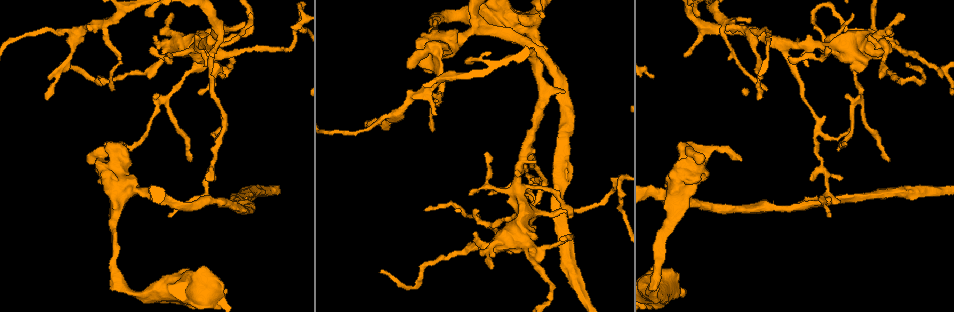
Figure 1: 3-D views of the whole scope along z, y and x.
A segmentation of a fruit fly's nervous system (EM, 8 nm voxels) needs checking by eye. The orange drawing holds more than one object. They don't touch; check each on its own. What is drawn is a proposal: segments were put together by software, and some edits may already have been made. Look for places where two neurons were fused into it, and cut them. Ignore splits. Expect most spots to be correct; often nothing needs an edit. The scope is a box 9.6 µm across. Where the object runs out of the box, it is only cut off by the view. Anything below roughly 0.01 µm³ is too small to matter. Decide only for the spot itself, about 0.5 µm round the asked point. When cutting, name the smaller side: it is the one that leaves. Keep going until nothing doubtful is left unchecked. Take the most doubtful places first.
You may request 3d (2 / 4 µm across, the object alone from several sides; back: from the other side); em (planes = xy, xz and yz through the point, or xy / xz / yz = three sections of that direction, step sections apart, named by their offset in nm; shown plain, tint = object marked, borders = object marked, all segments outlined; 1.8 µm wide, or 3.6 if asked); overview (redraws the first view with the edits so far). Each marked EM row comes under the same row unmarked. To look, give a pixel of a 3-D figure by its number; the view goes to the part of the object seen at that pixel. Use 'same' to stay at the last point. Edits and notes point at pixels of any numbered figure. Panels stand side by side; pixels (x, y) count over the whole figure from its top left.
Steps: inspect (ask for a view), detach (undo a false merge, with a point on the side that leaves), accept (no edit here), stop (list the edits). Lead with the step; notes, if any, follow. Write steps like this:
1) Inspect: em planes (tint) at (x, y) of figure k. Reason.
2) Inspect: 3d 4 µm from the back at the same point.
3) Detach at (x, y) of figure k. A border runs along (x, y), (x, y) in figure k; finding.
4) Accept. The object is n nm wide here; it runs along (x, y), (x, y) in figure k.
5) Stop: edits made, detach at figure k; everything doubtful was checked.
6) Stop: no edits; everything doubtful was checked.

Inspect: 3d 4 µm at (527, 226) of figure 1. Calibre changes.

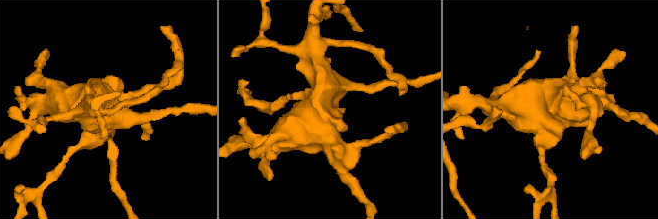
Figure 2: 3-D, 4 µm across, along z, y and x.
Inspect: em 3.6 µm planes (tint) at (553, 119) of figure 2.

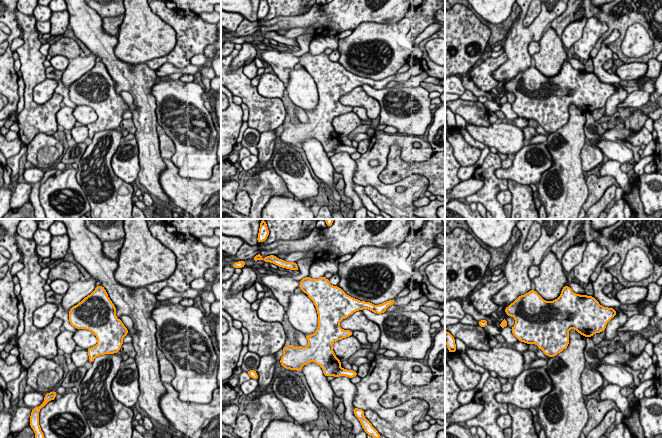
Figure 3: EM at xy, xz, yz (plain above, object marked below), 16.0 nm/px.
Accept. The object is 400 nm wide here; one neuron here.

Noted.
Inspect: 3d 4 µm at (519, 190) of figure 1. Four arms meet.

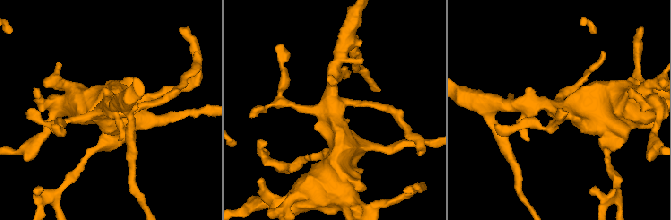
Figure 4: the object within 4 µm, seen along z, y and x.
Inspect: em xz step 4 (tint) at (334, 107) of figure 4.

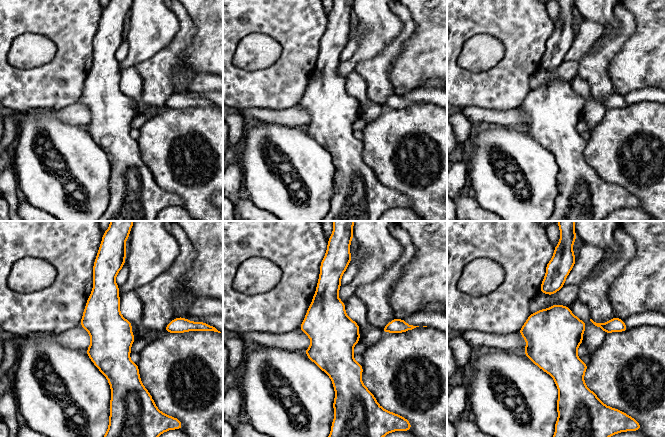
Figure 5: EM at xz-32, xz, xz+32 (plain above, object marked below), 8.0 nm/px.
Inspect: em planes (tint) at the same point.

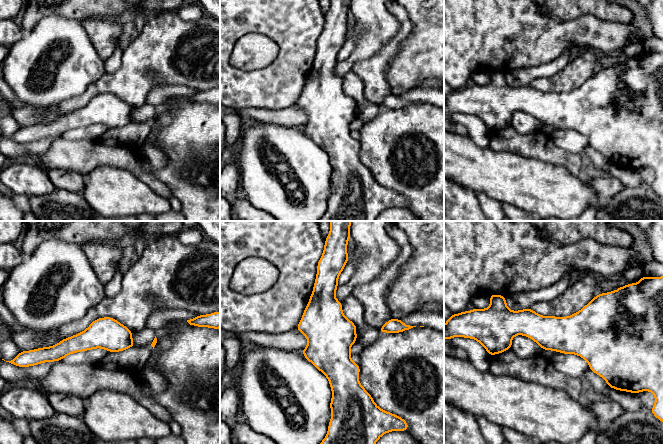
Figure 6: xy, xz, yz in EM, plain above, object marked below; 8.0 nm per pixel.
Accept. It runs along (327, 273), (327, 330), (337, 393) in figure 6; all the same neuron.

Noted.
Inspect: 3d 4 µm at (209, 294) of figure 1. Abrupt turn.

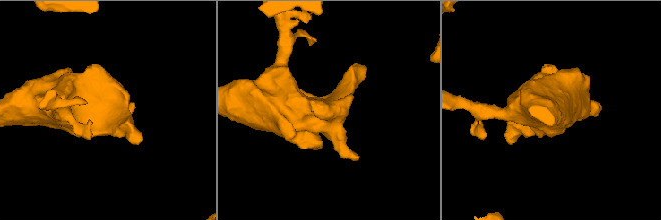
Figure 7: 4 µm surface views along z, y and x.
Inspect: em 3.6 µm yz step 16 (tint) at (104, 114) of figure 7. Now the EM.

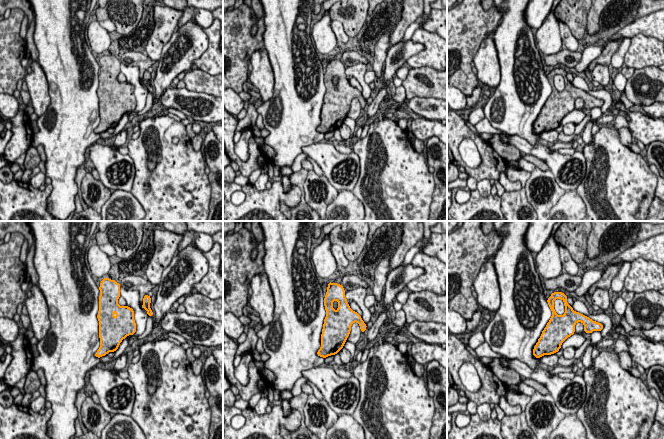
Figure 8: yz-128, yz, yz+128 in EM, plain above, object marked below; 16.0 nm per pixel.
Inspect: em 3.6 µm planes (tint) at the same point. Cut it another way.

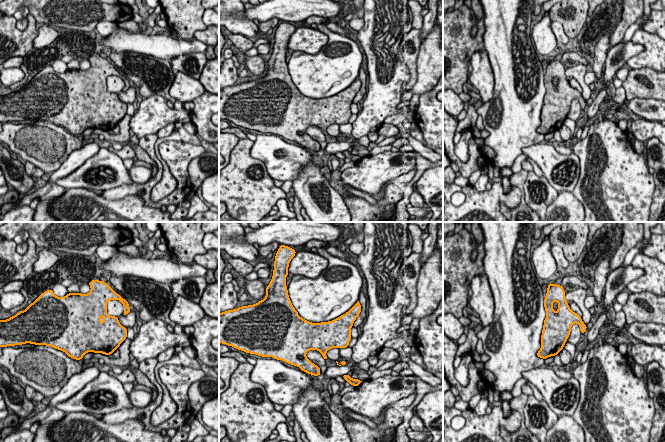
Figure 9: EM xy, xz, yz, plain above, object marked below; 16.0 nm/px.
Accept. Continuous, no second neuron.

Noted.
Inspect: 3d 4 µm at (172, 45) of figure 1. Thin arm on a thick one.

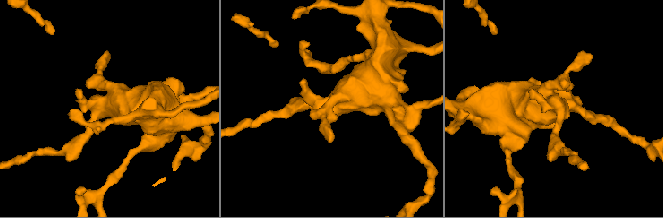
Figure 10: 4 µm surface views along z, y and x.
Inspect: em planes (borders) at (104, 103) of figure 10. Shape alone is not enough.

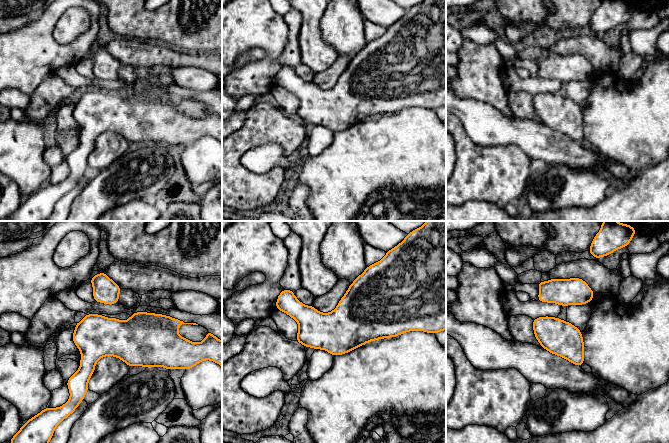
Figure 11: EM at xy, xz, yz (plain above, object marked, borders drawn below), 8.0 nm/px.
Accept. Continuous, no second neuron.

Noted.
Inspect: 3d 2 µm at (122, 61) of figure 1. Sharp bend.

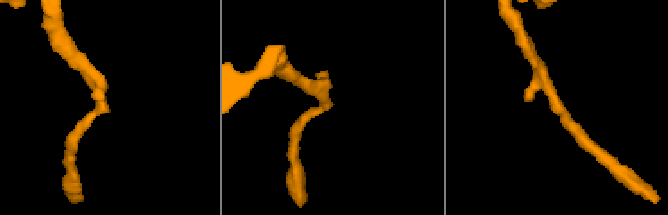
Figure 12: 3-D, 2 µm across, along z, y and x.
Inspect: em planes (tint) at (101, 100) of figure 12.

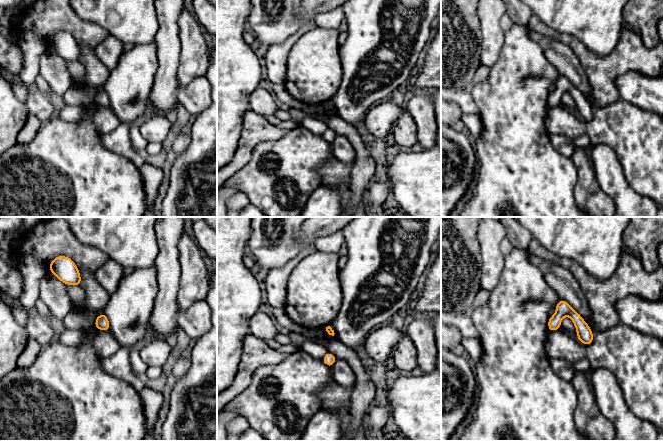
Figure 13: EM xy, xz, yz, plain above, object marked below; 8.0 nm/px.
Accept. It runs along (561, 302), (577, 319), (590, 339) in figure 13; one neuron here.

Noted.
Inspect: em planes (tint) at (792, 45) of figure 1. Branch point.

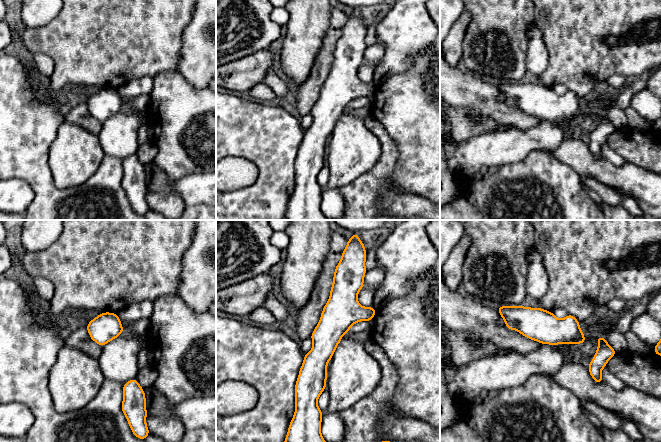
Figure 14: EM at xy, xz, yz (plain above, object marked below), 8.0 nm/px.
Accept. It runs along (339, 273), (317, 391) in figure 14; continuous, no second neuron.

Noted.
Stop: no edits; everything doubtful was checked.

